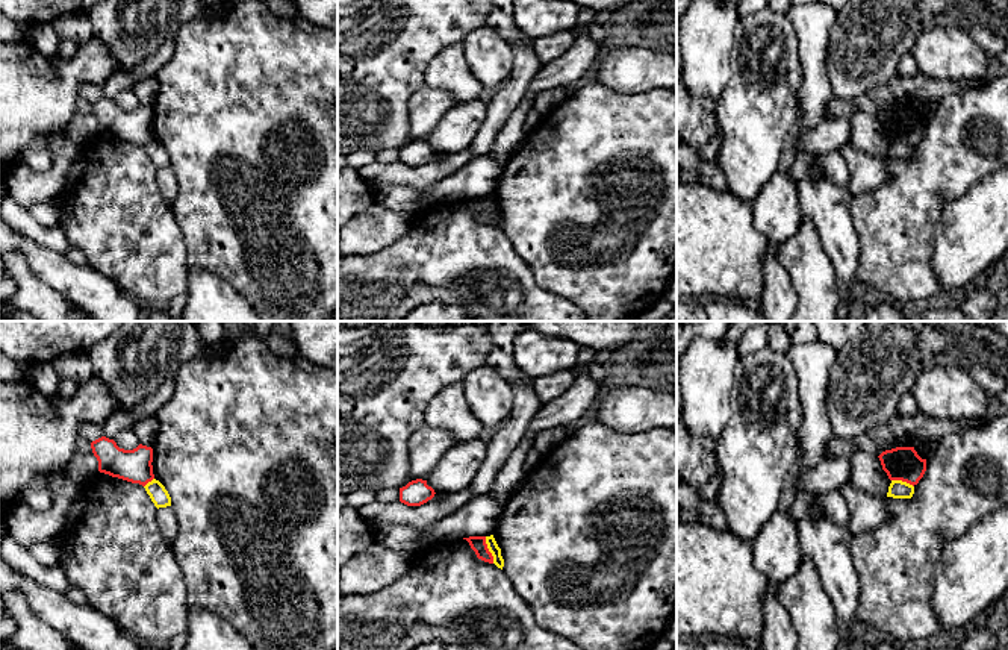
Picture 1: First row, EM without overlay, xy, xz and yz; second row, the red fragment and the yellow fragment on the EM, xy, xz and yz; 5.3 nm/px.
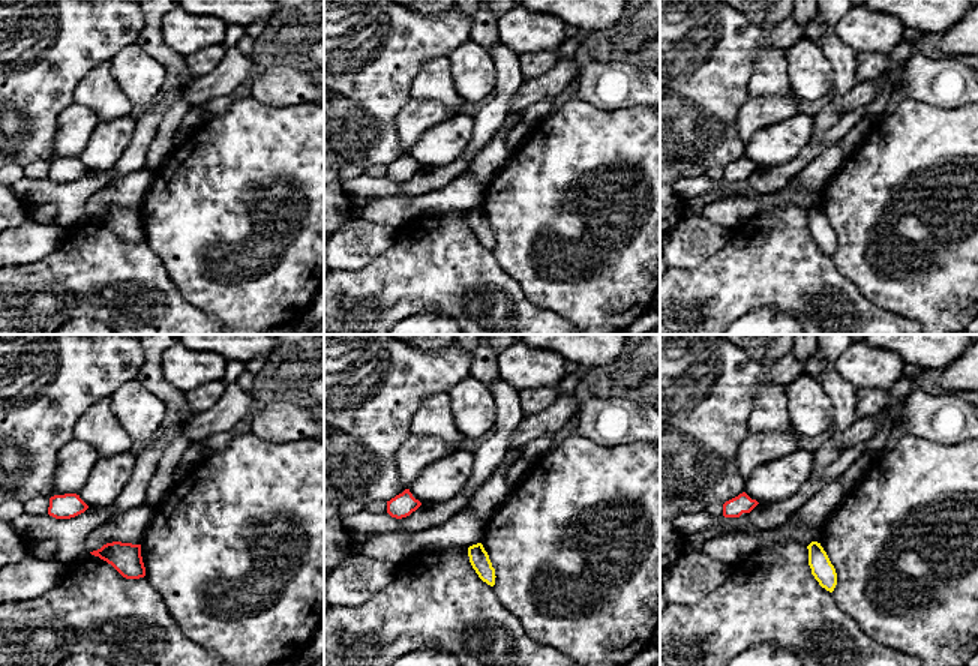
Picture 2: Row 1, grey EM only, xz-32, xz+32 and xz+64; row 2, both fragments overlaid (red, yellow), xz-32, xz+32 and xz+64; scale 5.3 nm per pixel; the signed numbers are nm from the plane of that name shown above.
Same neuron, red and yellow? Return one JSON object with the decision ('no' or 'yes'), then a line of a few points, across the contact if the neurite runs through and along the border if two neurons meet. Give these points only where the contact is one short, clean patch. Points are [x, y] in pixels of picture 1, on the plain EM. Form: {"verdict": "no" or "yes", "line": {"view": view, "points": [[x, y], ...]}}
{"verdict": "no", "line": {"view": "xz", "points": [[485, 197], [494, 223]]}}

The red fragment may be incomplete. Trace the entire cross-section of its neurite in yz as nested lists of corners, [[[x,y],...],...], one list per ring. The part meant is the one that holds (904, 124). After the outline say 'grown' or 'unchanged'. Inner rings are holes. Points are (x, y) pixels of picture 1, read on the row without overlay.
[[[914,108],[885,111],[878,118],[890,141],[902,141],[914,147],[926,132],[926,120],[922,120]]]; unchanged

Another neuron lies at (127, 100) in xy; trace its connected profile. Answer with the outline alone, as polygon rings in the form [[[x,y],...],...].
[[[124,89],[121,91],[115,100],[117,106],[120,109],[124,109],[124,111],[133,111],[136,109],[141,103],[138,100],[138,97],[135,95],[135,92],[132,89]]]

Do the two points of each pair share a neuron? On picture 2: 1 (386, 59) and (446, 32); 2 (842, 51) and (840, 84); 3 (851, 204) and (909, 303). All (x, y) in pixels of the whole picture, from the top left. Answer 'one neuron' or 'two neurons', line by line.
1: one neuron
2: one neuron
3: one neuron

